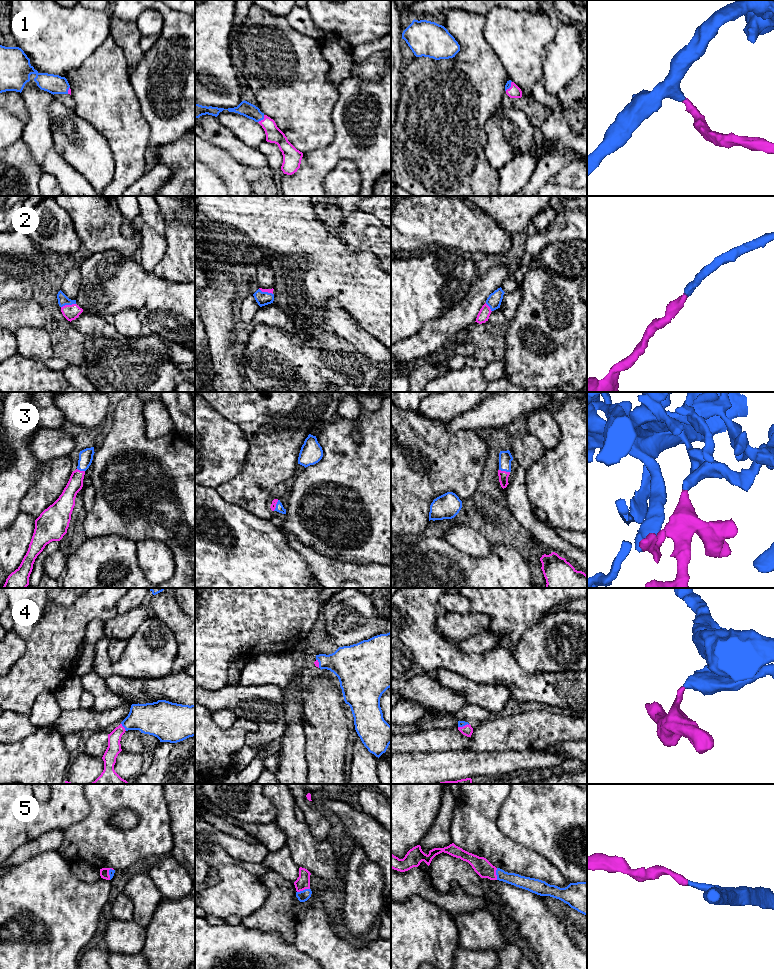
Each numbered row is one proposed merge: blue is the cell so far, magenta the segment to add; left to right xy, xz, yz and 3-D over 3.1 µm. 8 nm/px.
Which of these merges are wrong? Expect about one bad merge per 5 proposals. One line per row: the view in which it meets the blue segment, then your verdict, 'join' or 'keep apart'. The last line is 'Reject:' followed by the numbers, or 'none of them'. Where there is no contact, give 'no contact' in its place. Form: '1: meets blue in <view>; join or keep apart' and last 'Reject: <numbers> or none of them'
1: meets blue in xz; join
2: meets blue in xy; join
3: meets blue in yz; join
4: meets blue in xy; join
5: meets blue in xz; join
Reject: none of them

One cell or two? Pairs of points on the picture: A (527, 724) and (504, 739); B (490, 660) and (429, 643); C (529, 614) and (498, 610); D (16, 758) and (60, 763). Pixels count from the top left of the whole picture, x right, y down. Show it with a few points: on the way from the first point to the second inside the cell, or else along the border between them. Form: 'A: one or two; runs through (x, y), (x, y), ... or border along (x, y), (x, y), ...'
A: one; runs through (521, 730), (510, 734)
B: one; runs through (475, 662), (459, 662), (450, 659), (444, 654)
C: one; runs through (521, 610), (506, 610)
D: one; runs through (27, 763), (49, 763)

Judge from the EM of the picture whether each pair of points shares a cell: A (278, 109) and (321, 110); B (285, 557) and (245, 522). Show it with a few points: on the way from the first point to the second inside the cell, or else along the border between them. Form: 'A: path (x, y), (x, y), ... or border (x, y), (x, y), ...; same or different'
A: path (289, 109), (310, 110); same
B: path (275, 552), (255, 532); same

